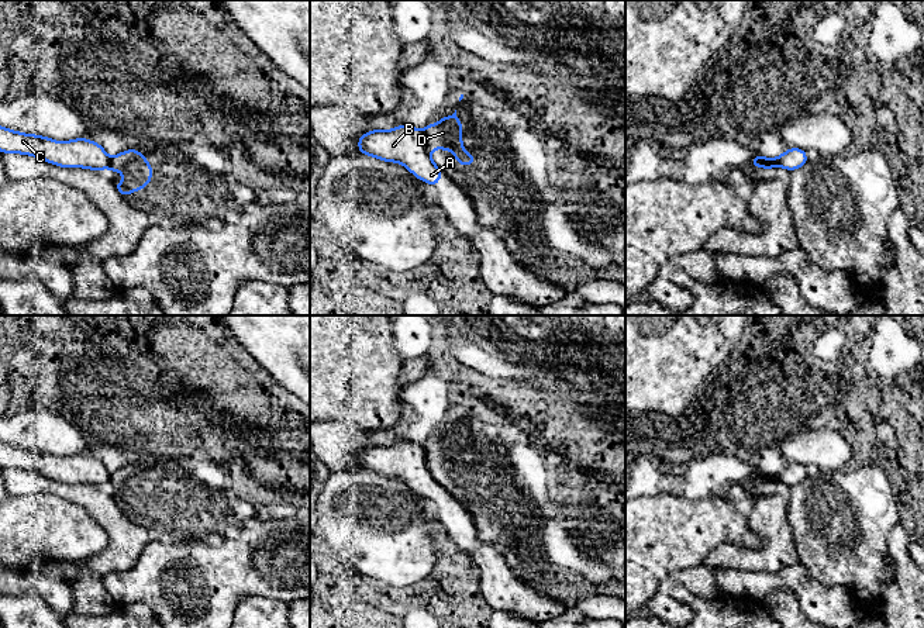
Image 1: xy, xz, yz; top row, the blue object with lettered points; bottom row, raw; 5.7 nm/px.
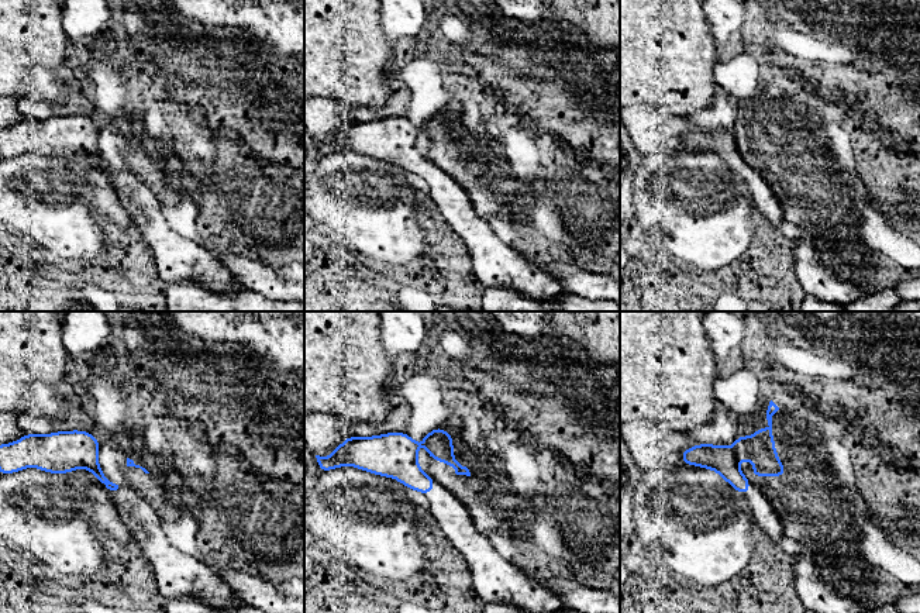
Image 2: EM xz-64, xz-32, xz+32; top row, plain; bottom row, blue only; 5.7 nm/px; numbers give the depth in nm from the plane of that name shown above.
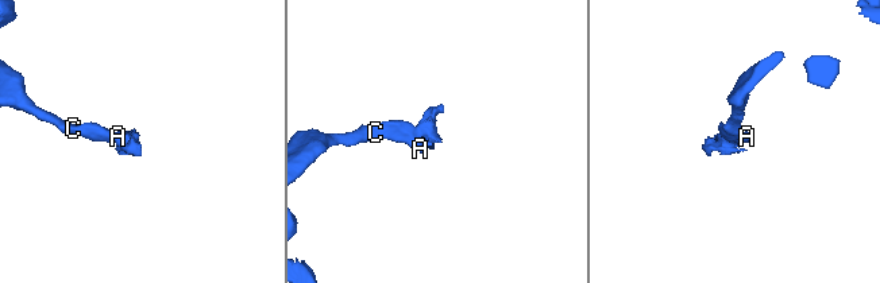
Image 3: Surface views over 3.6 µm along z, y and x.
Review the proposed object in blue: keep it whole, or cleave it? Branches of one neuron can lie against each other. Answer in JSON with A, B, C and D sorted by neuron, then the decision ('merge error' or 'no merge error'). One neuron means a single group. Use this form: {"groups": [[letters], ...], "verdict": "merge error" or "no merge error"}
{"groups": [["A", "B", "C"], ["D"]], "verdict": "merge error"}

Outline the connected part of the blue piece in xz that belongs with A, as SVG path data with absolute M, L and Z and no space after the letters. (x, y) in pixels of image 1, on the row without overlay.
M399 441L393 445L373 445L362 449L358 456L361 469L375 472L386 477L399 477L406 482L417 494L434 503L442 487L431 476L427 467L424 446Z

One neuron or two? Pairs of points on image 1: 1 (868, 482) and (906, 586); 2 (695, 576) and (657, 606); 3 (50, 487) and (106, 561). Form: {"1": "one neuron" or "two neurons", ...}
{"1": "two neurons", "2": "one neuron", "3": "one neuron"}

